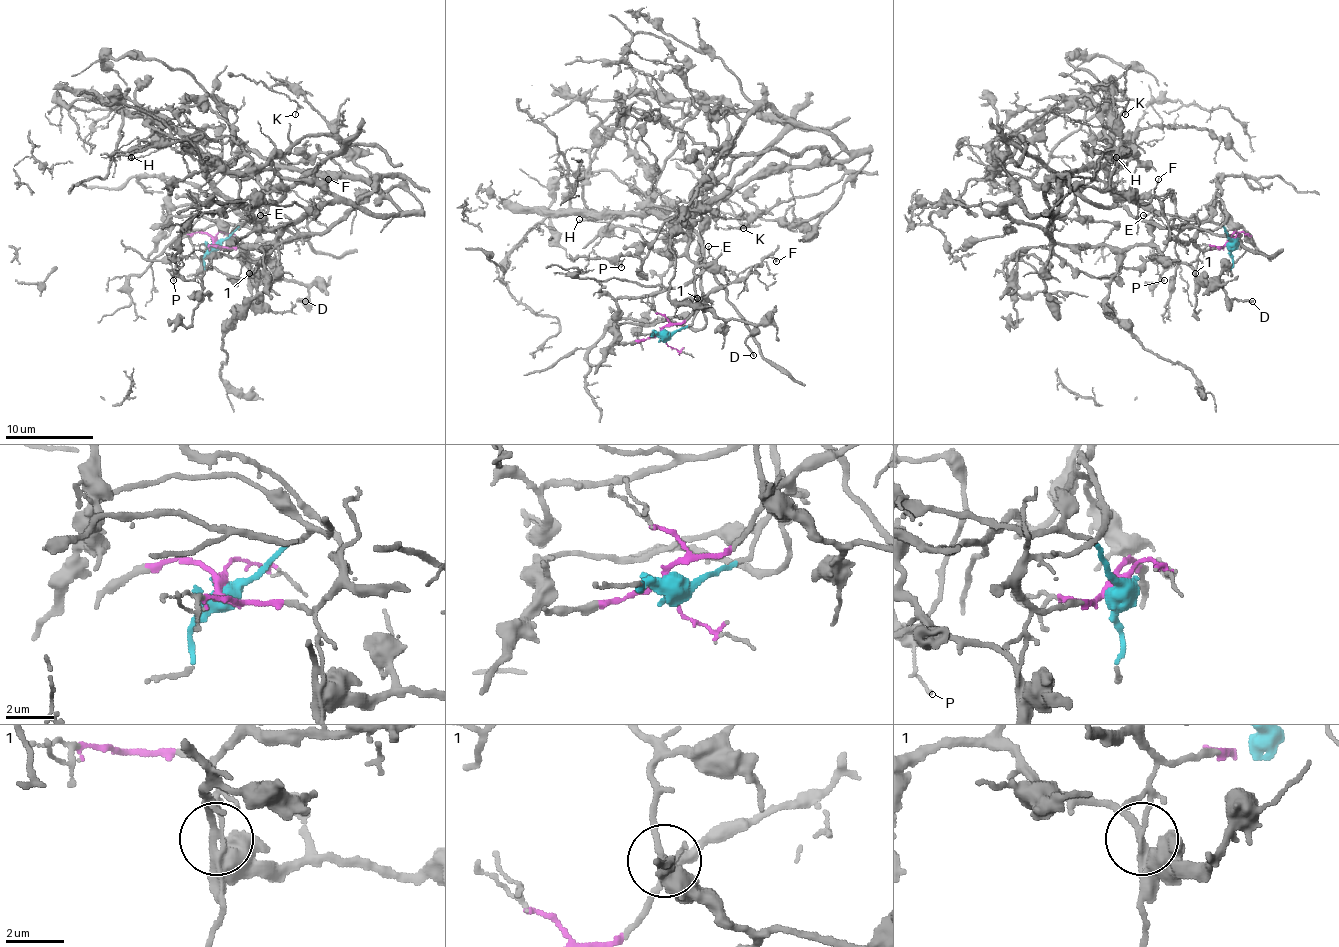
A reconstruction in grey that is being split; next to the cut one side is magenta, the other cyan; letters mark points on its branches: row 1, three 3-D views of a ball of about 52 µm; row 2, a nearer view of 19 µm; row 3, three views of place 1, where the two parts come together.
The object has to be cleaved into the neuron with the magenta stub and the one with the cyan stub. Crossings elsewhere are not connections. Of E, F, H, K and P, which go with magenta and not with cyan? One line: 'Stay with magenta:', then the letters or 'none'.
Stay with magenta: E, F, H, P

